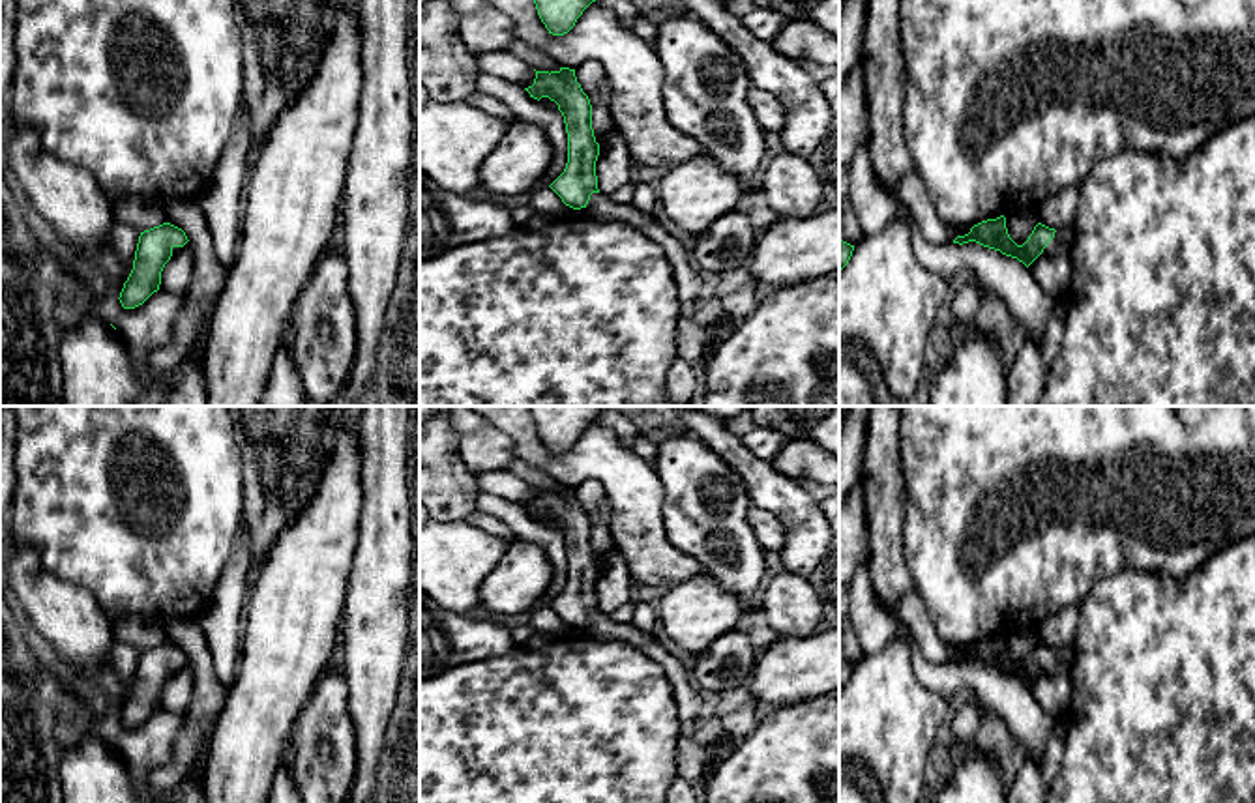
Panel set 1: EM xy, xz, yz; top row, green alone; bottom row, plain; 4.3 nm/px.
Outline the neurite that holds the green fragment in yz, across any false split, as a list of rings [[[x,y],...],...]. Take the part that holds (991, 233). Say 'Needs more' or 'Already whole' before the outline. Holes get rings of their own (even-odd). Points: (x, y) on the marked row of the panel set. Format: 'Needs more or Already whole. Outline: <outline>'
Needs more. Outline: [[[1006,217],[987,219],[970,228],[968,234],[957,236],[953,243],[976,241],[983,247],[1000,251],[1006,256],[1017,258],[1026,268],[1041,255],[1070,255],[1073,245],[1073,228],[1066,226],[1060,230],[1049,228],[1038,223],[1023,245],[1017,245],[1006,228]]]

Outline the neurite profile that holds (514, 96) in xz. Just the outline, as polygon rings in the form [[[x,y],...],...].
[[[487,73],[478,75],[476,92],[496,97],[517,120],[543,129],[553,146],[553,161],[536,187],[549,187],[568,163],[568,133],[562,112],[534,99],[521,84]]]

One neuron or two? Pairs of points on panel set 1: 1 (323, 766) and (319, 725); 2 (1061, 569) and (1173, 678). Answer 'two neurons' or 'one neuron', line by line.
1: one neuron
2: two neurons

